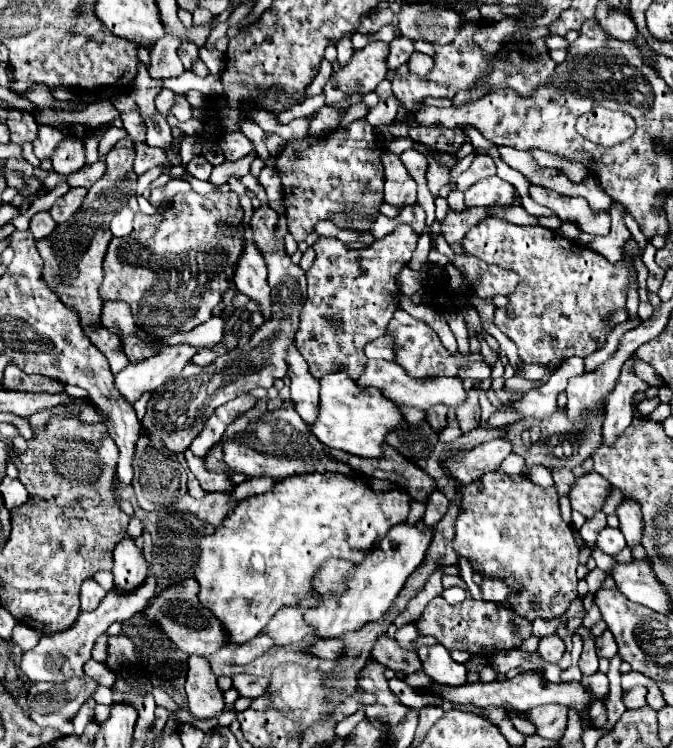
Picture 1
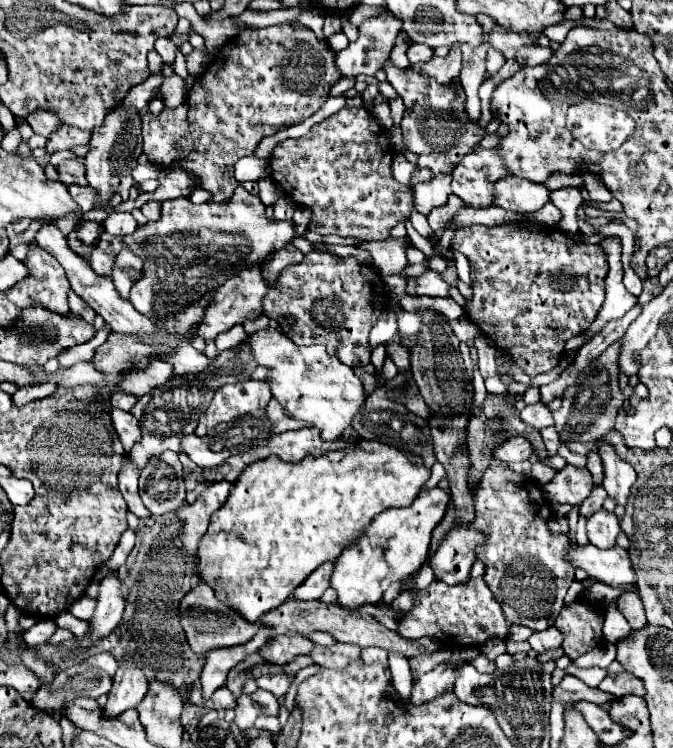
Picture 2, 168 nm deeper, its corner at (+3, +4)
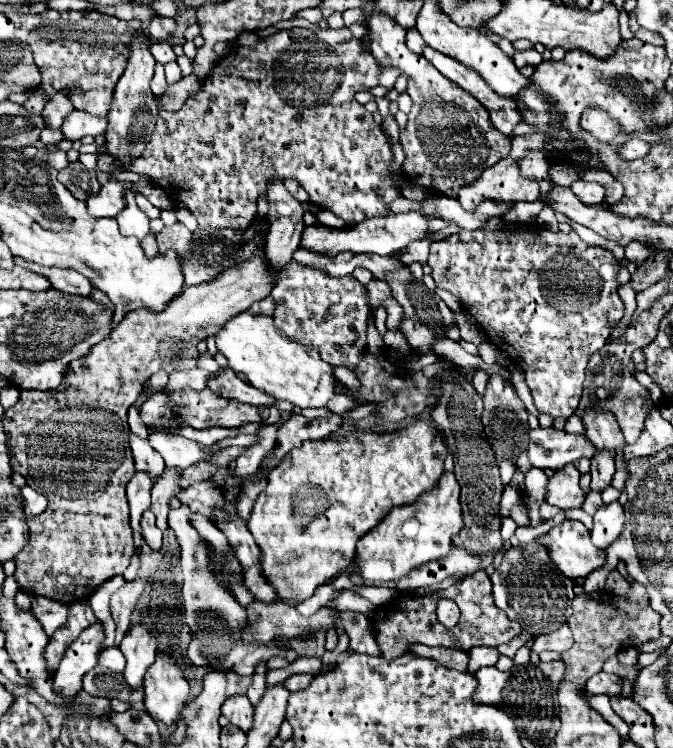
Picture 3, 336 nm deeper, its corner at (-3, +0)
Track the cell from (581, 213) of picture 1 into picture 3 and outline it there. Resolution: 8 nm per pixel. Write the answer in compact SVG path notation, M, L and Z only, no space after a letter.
M575 180L571 184L571 190L579 200L585 204L599 204L605 200L605 186L599 182L587 182L587 180Z

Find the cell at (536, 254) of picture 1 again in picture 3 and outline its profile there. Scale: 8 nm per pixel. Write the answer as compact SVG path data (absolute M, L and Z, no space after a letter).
M507 226L497 232L457 232L447 240L435 240L427 262L437 286L457 296L485 338L525 372L535 408L553 418L569 418L581 400L587 362L593 352L607 344L611 330L623 318L623 302L617 294L619 262L609 250L583 242L575 232L569 234L569 242L563 246L559 242L553 244L551 238L553 234L541 236L539 232L537 236L537 228L519 226Z

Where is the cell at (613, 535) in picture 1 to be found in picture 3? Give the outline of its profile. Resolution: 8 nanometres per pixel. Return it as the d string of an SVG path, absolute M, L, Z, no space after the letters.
M619 502L601 504L601 508L593 514L593 528L591 528L591 540L597 548L605 550L611 542L619 538L619 532L623 530L625 514L623 506Z

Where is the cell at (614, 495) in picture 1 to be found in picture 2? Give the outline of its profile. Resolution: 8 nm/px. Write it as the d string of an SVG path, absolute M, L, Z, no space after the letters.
M589 454L589 456L587 456L587 470L593 474L595 486L603 482L605 472L603 472L603 462L601 462L601 456L599 456L599 454Z

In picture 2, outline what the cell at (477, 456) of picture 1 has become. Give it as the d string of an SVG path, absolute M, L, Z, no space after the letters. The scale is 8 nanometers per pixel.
M511 436L505 442L501 442L499 446L495 446L493 450L493 460L495 462L503 462L503 464L513 464L513 462L521 462L527 460L533 454L531 444L521 438L521 436Z

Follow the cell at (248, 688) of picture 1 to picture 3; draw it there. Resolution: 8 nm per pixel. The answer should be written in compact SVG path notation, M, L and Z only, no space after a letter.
M293 674L283 684L287 684L289 692L297 692L299 688L307 688L307 684L311 684L311 680L313 680L311 674Z

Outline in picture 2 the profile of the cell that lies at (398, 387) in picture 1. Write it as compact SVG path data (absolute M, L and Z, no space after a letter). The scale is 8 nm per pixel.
M385 310L370 331L369 349L385 345L396 334L397 330L396 314L390 310Z

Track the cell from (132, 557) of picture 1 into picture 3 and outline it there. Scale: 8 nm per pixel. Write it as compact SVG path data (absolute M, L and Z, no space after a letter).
M103 624L87 628L67 648L57 672L53 674L53 690L63 698L73 698L81 690L83 674L97 664L97 652L103 640Z

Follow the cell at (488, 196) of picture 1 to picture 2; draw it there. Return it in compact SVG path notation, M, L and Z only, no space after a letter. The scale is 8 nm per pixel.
M505 176L495 182L495 206L517 212L535 212L545 202L549 202L549 190L543 184L521 180L517 176Z

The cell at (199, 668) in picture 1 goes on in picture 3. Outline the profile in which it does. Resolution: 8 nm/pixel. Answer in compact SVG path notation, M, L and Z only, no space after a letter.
M235 694L223 702L223 716L235 724L239 730L247 732L251 728L251 716L253 716L253 706L243 694Z

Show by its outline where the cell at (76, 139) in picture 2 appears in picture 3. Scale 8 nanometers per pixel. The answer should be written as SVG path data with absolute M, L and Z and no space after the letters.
M73 110L67 114L61 130L67 140L81 140L85 136L99 136L107 128L107 118L93 116L83 110Z

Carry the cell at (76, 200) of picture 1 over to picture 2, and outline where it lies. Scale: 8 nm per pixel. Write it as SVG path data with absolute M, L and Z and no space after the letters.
M71 184L71 186L67 186L67 190L69 190L71 198L79 204L79 208L81 208L83 212L87 212L87 210L93 208L95 190L93 190L91 186L77 186L77 184Z

